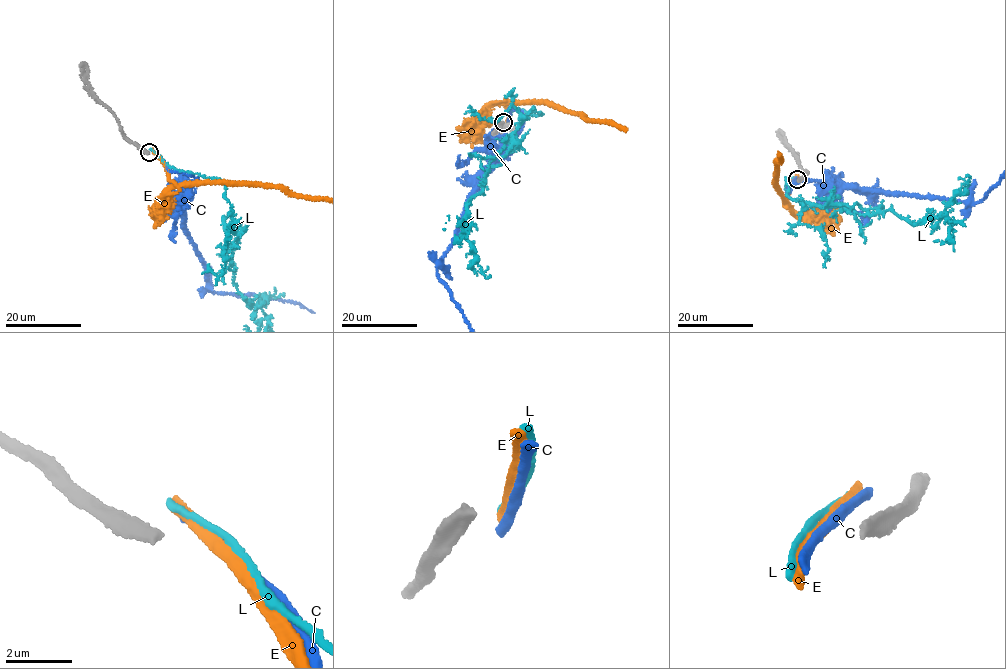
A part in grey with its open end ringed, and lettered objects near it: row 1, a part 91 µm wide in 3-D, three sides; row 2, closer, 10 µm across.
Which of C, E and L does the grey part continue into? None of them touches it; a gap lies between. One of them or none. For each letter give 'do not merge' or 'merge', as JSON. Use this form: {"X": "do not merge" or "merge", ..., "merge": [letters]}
{"C": "do not merge", "E": "merge", "L": "do not merge", "merge": ["E"]}

